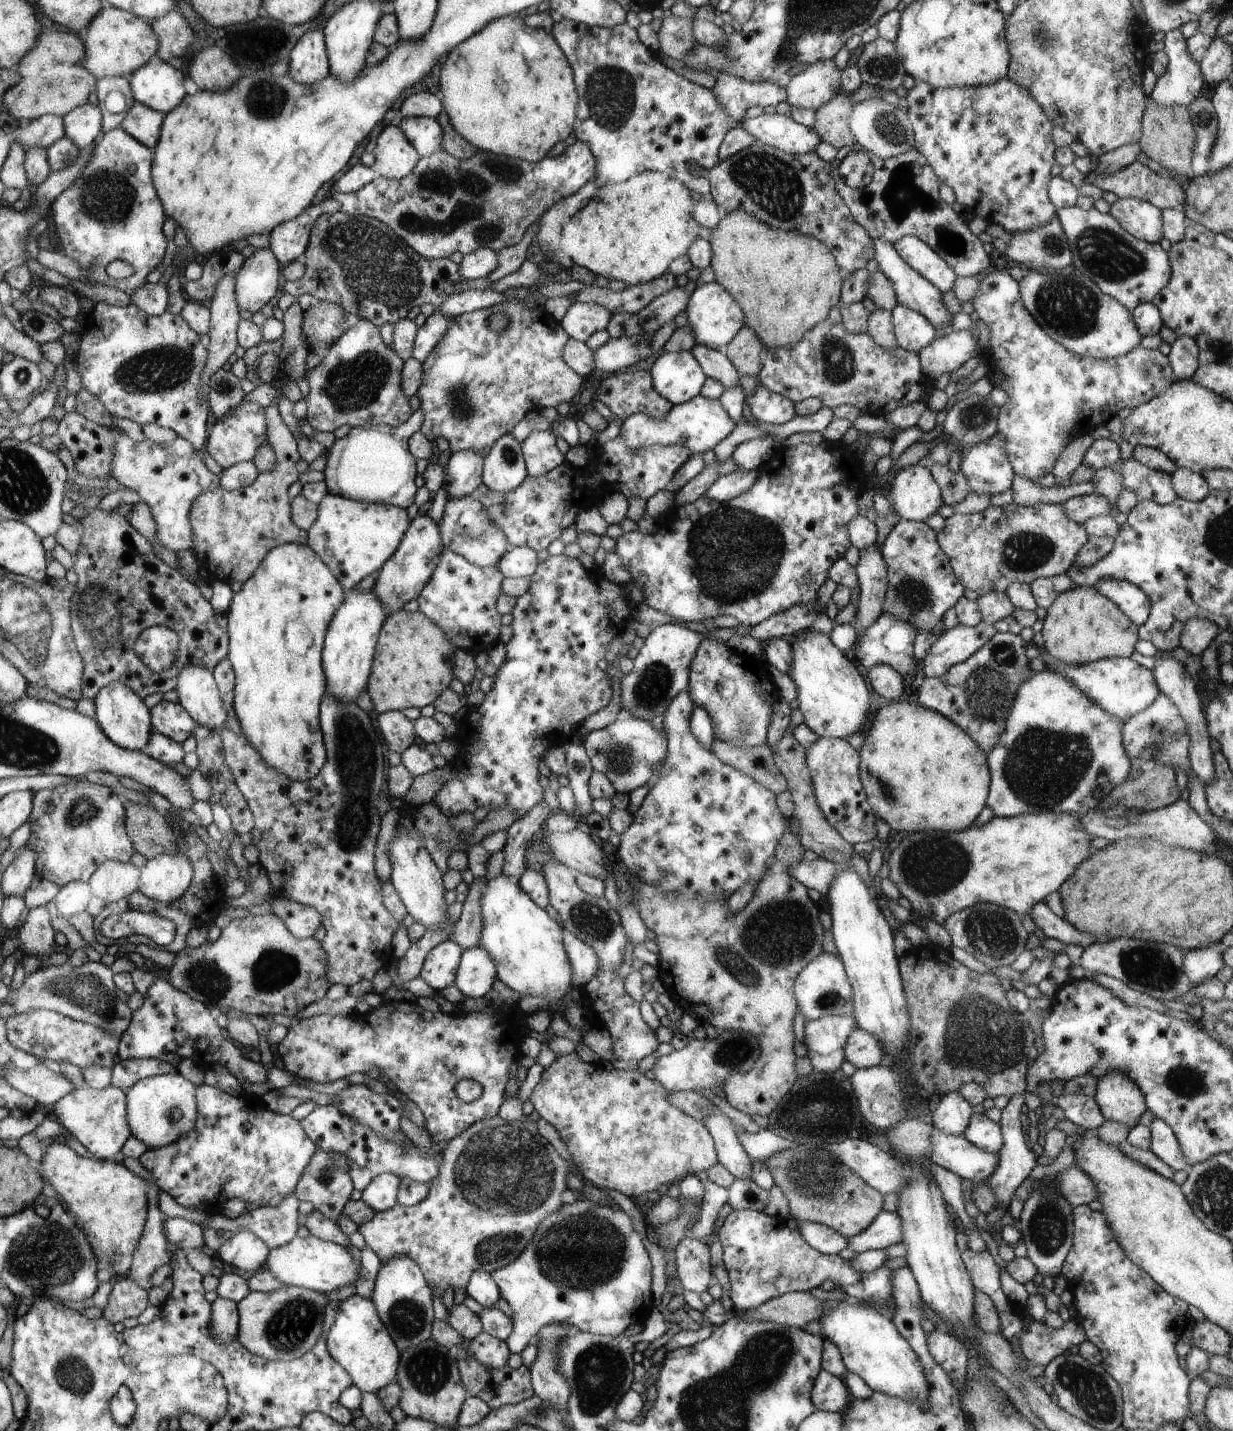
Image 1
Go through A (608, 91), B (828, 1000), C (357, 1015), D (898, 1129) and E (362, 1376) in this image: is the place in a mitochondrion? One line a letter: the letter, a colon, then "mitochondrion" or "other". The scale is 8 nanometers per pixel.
A: mitochondrion
B: mitochondrion
C: other
D: other
E: other

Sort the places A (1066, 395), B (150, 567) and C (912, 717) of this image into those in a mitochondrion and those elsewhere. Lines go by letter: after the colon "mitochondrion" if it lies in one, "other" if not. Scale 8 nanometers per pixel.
A: other
B: other
C: other

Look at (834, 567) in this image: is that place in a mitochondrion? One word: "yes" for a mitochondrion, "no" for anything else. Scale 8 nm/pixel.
no

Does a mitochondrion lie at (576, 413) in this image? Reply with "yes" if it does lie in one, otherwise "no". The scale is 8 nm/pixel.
no

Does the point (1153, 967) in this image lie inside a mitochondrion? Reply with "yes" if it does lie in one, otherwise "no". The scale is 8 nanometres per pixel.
yes

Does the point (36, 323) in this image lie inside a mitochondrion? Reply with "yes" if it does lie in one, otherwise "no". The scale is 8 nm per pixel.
yes

